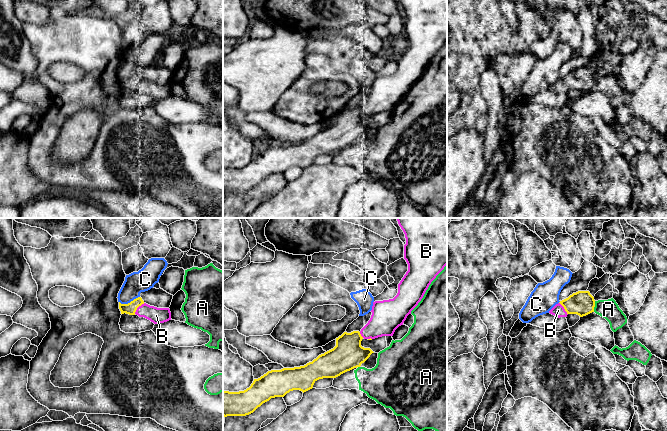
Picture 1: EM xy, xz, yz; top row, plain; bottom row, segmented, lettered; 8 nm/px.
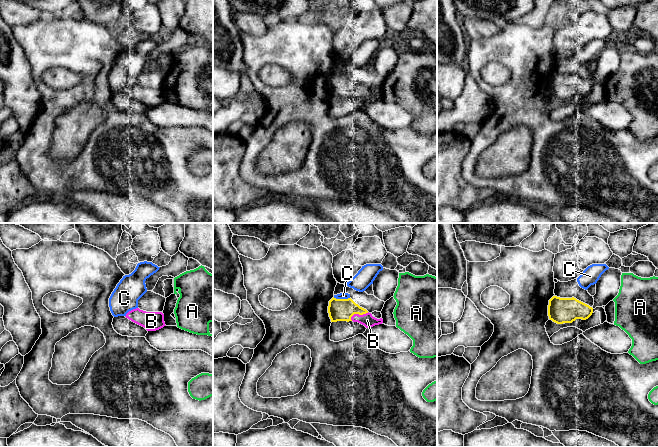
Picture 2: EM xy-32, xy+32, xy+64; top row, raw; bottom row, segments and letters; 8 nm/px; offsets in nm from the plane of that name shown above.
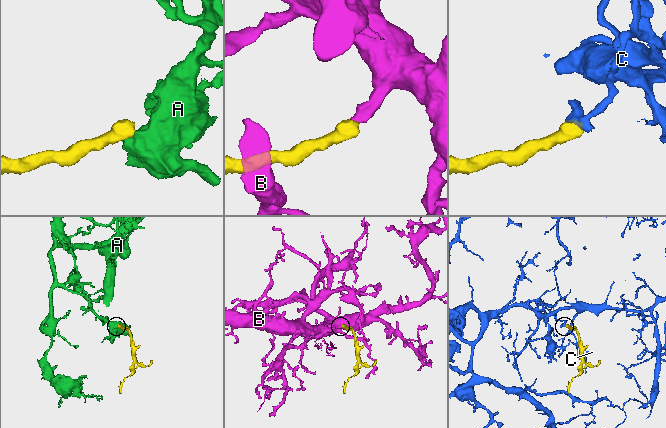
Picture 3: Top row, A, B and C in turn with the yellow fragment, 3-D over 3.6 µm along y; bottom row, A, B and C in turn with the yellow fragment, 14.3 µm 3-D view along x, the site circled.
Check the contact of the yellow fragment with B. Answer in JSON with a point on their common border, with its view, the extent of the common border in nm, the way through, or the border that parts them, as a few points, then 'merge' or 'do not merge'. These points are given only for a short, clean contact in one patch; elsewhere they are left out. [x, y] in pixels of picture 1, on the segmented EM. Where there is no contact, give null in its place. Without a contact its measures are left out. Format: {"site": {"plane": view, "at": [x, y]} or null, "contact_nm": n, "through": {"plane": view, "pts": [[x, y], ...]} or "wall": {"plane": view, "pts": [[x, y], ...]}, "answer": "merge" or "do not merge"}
{"site": {"plane": "xy", "at": [138, 306]}, "contact_nm": 120, "answer": "merge"}

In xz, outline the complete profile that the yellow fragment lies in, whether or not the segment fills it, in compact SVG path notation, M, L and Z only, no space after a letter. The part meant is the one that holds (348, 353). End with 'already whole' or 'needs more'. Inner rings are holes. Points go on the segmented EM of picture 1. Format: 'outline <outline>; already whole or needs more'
outline M396 218L406 238L404 259L408 271L398 284L398 293L393 299L375 301L372 315L361 331L344 332L336 338L336 346L319 355L304 366L271 370L254 379L249 388L239 392L223 391L223 416L246 416L253 413L271 398L284 397L293 390L303 393L312 389L314 383L323 378L336 378L341 374L360 367L372 353L370 348L361 346L362 339L372 340L382 336L393 336L395 330L403 325L407 316L418 305L426 290L436 276L447 265L447 218Z; needs more

